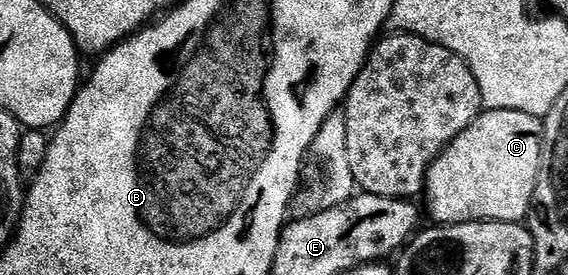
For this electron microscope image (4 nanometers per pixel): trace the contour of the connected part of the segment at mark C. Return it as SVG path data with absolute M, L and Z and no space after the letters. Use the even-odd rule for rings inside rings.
M511 109L482 110L481 114L429 166L423 192L427 215L437 225L455 223L521 223L532 212L535 185L541 172L541 154L545 148L545 125L538 116Z

